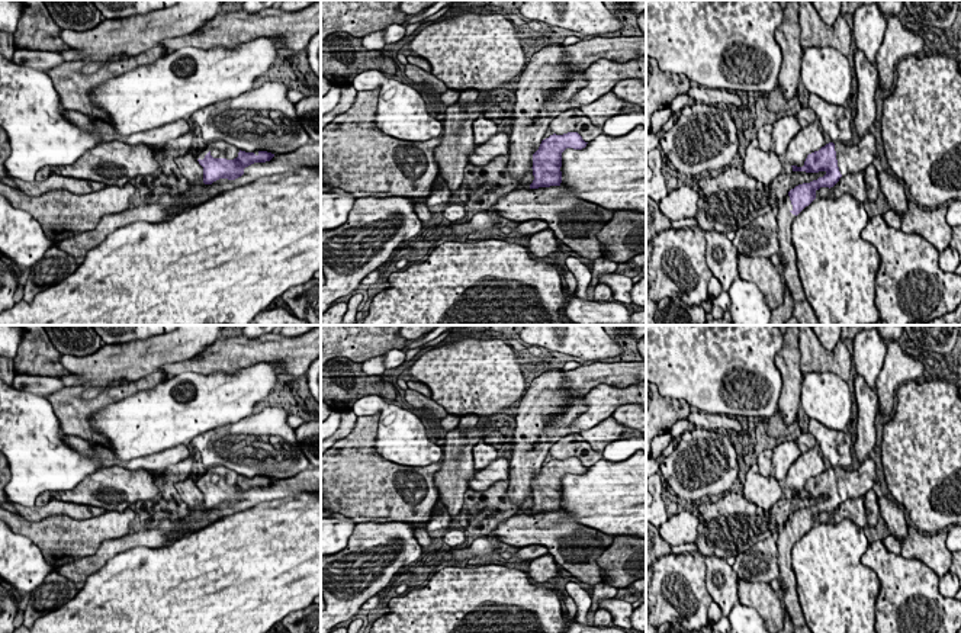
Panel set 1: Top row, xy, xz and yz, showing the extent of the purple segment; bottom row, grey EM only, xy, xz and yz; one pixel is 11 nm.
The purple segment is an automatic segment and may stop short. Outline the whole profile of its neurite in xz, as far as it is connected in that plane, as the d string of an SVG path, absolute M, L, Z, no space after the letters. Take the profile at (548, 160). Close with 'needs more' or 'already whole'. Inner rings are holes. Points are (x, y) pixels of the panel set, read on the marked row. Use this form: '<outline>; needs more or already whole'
M578 132L550 135L543 139L539 150L533 154L534 180L530 189L560 186L562 183L562 152L566 148L582 150L588 142Z; already whole

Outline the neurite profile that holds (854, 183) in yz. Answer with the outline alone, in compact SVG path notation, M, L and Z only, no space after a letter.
M862 171L845 174L833 186L833 196L841 197L843 193L852 195L858 202L864 202L868 197L865 176Z

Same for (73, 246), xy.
M165 193L157 203L136 203L123 212L103 215L93 231L71 235L70 238L57 241L55 245L64 253L70 254L80 266L83 264L87 253L100 245L110 232L115 232L116 229L128 226L134 222L155 224L167 221L170 216L176 215L168 211L174 206L177 206L177 199Z

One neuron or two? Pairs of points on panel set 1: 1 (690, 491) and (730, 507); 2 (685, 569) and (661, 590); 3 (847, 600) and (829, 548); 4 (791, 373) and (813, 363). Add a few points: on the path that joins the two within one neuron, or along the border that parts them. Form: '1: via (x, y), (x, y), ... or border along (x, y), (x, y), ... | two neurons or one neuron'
1: border along (729, 491), (713, 500) | two neurons
2: via (680, 575), (667, 588) | one neuron
3: via (833, 587), (829, 575), (829, 561) | one neuron
4: border along (797, 340), (800, 372), (803, 375) | two neurons

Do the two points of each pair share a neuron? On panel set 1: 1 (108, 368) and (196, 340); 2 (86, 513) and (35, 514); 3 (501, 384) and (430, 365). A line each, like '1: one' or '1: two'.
1: one
2: one
3: one

